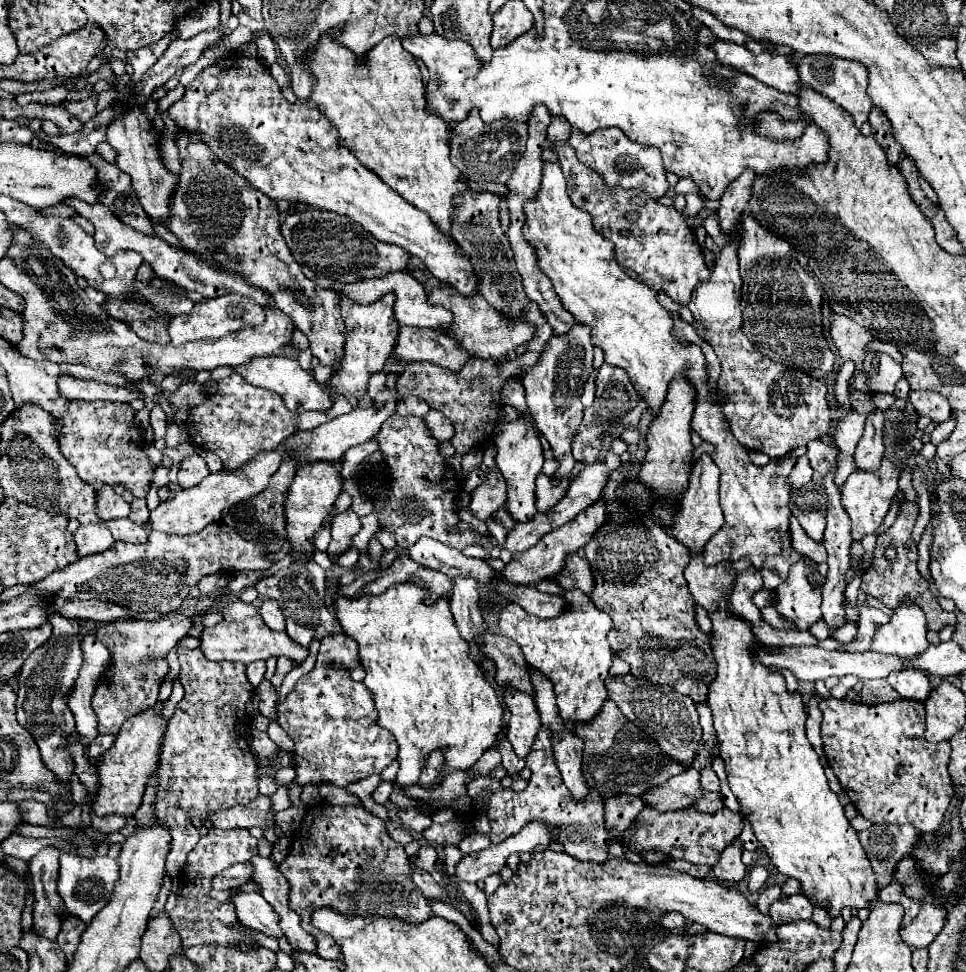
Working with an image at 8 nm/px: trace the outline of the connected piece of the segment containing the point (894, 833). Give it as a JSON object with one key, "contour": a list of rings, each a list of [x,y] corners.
{"contour":[[[873,824],[871,828],[859,832],[859,842],[871,860],[879,888],[891,884],[897,860],[909,854],[921,836],[923,834],[909,824]]]}

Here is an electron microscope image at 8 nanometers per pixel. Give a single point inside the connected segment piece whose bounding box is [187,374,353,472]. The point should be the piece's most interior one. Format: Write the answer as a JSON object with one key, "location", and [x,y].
{"location":[247,420]}

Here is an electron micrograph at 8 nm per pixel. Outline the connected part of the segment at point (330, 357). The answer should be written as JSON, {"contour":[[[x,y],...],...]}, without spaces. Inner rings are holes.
{"contour":[[[177,128],[175,144],[183,170],[175,192],[171,194],[171,214],[163,222],[165,228],[173,232],[187,250],[209,254],[225,268],[245,274],[251,284],[267,290],[273,296],[273,302],[309,338],[311,354],[319,358],[323,366],[333,368],[341,358],[345,342],[337,294],[327,288],[325,292],[315,292],[315,282],[303,276],[301,266],[293,260],[279,232],[277,202],[253,188],[229,164],[221,162],[207,144],[195,144],[193,132]],[[303,294],[311,302],[309,308],[299,302],[299,296]]]}

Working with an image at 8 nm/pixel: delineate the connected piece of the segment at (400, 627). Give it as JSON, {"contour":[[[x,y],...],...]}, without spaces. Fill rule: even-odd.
{"contour":[[[415,582],[395,584],[383,594],[363,596],[335,596],[333,614],[343,626],[343,632],[359,644],[359,662],[365,670],[363,684],[375,694],[375,708],[379,712],[377,722],[387,728],[397,744],[397,760],[401,764],[397,772],[397,784],[417,784],[427,754],[435,748],[449,746],[445,754],[445,772],[471,768],[481,754],[493,746],[495,734],[501,728],[503,706],[495,694],[495,688],[485,680],[485,672],[469,656],[469,644],[461,638],[447,598],[427,604],[429,590]]]}

